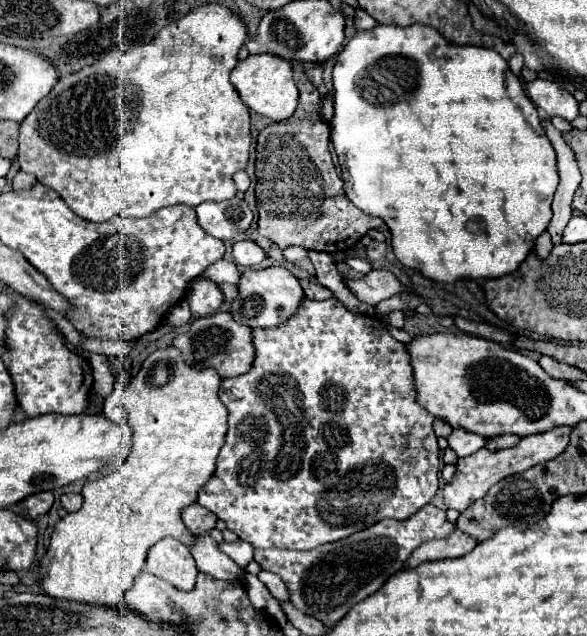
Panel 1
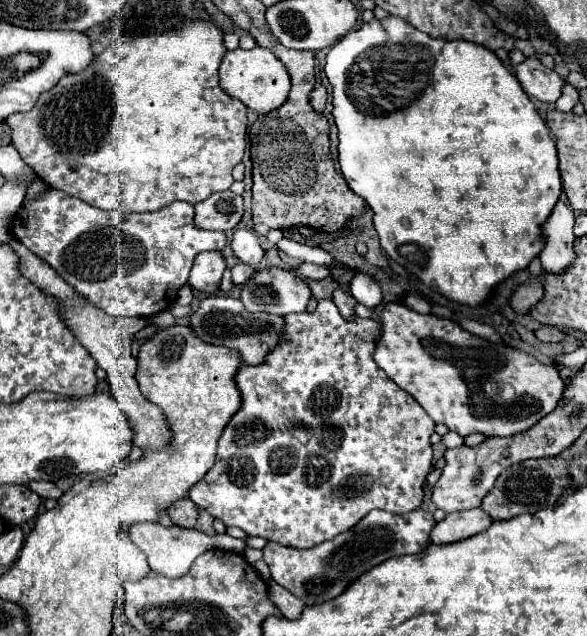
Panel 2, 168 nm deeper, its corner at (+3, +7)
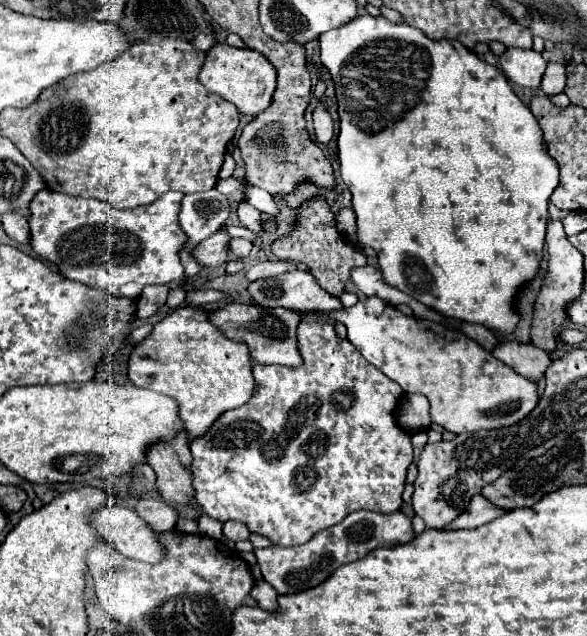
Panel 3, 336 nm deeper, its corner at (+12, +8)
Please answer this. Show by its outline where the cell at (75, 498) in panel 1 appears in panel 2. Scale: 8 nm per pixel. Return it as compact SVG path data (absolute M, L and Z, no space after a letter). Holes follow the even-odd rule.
M29 481L27 487L43 499L59 499L61 497L61 491L51 481Z

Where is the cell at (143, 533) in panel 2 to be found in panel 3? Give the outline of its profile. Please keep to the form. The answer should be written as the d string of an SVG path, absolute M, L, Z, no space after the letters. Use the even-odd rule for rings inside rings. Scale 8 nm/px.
M108 504L94 516L92 526L126 558L146 564L158 564L164 560L160 532L148 528L148 524L144 524L144 520L140 520L140 516L136 516L136 512L130 508Z

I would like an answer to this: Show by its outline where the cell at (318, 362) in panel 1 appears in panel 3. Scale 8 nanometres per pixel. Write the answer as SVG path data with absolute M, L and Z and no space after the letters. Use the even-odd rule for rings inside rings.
M300 320L298 324L298 352L302 356L302 364L296 368L288 368L288 366L260 366L254 364L252 372L254 372L254 380L256 380L256 390L252 394L252 398L234 410L224 412L212 426L210 432L198 440L198 444L190 444L190 452L192 452L192 488L194 488L194 502L204 510L204 514L208 514L214 520L220 522L228 522L228 520L238 520L242 524L248 526L250 532L266 536L272 544L276 546L298 546L298 544L306 544L316 532L324 530L324 528L332 528L336 524L340 524L348 514L356 512L356 510L374 510L374 512L396 512L402 506L402 492L404 492L404 484L406 484L406 472L408 466L414 460L414 446L410 440L410 434L404 432L394 418L394 410L398 406L398 402L404 396L404 390L392 382L388 376L384 376L378 368L374 368L372 364L368 364L364 360L362 354L358 354L358 350L346 340L346 338L338 338L334 332L334 326L322 320ZM282 438L282 446L266 446L272 440ZM318 440L316 450L312 448L312 442ZM318 460L318 472L314 472L312 464Z

